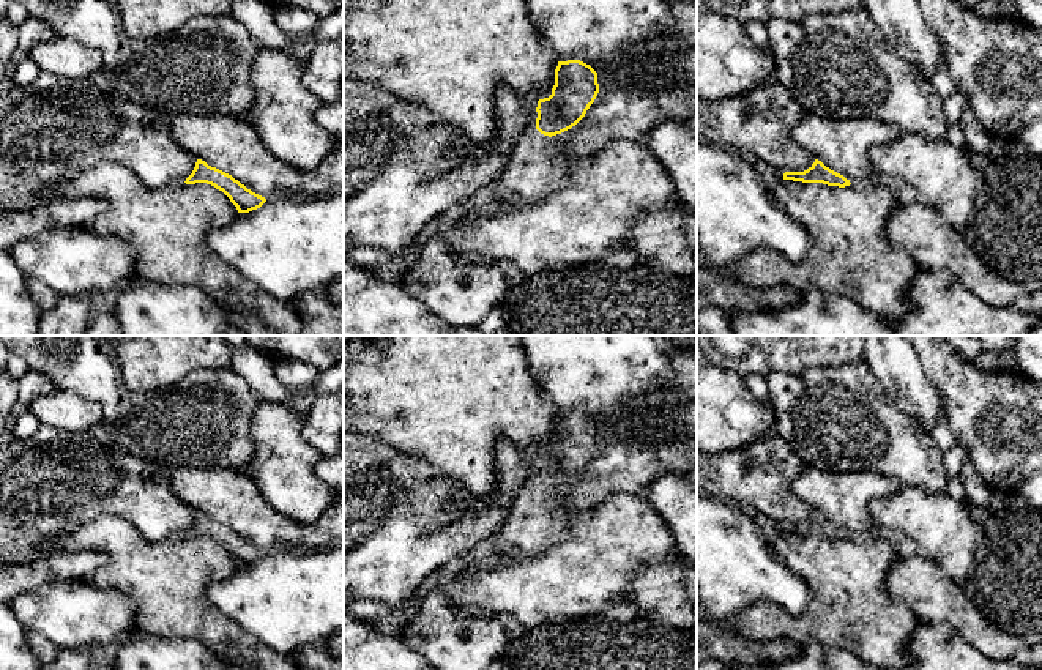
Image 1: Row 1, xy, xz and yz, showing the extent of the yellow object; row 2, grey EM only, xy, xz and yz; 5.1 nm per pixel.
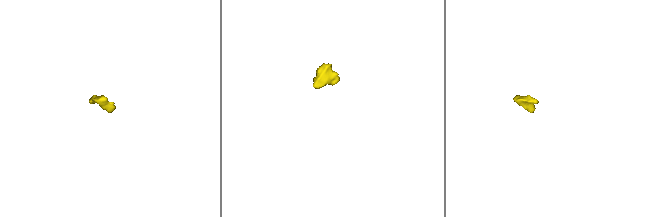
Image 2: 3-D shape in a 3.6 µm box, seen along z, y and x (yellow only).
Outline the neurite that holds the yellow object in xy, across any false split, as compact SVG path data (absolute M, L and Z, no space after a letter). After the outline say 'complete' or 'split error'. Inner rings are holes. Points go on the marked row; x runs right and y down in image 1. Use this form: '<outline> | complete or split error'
M197 159L192 173L186 178L186 184L207 183L222 191L230 202L236 207L238 213L249 213L260 208L266 199L252 192L232 175L208 166L205 161Z | complete

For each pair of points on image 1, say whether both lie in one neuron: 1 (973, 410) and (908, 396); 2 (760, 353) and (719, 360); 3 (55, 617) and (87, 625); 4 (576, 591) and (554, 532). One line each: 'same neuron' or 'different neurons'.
1: different neurons
2: same neuron
3: same neuron
4: different neurons

